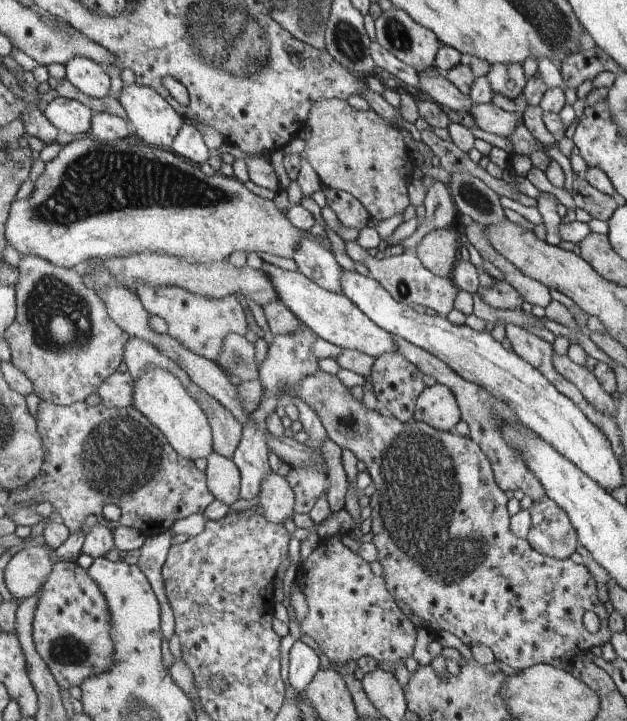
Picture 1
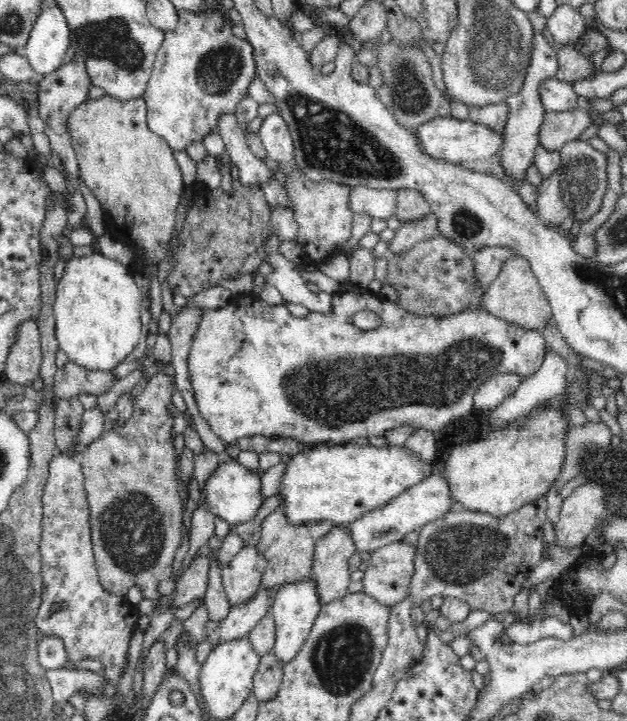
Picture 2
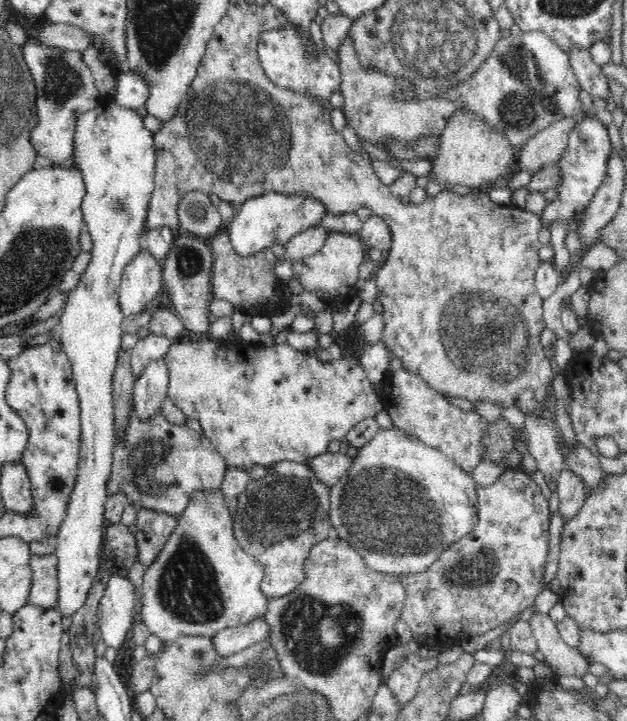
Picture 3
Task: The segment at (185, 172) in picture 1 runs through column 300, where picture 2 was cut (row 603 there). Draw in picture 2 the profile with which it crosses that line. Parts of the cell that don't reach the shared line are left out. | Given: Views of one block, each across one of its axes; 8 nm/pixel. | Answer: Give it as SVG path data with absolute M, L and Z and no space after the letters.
M244 546L232 557L230 562L221 566L222 583L230 601L230 606L239 606L258 594L262 585L262 577L268 570L267 560L257 551L256 547Z

